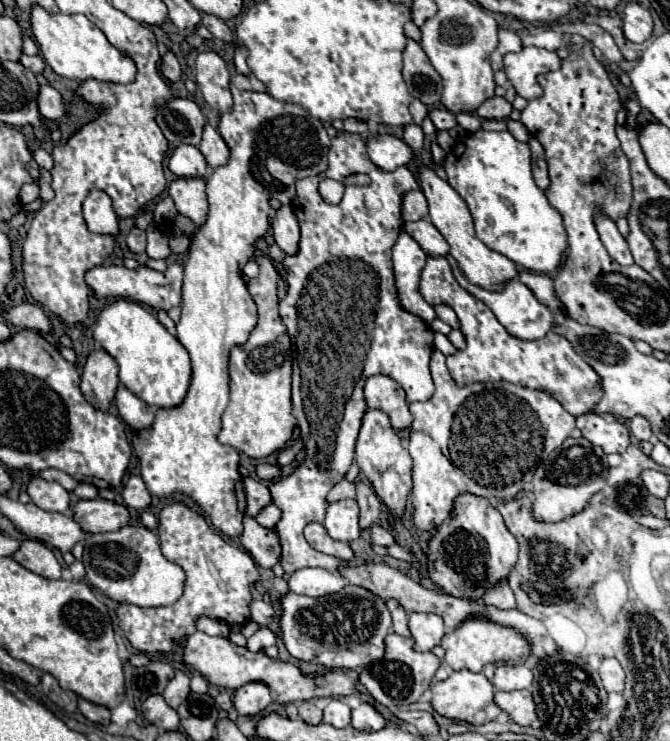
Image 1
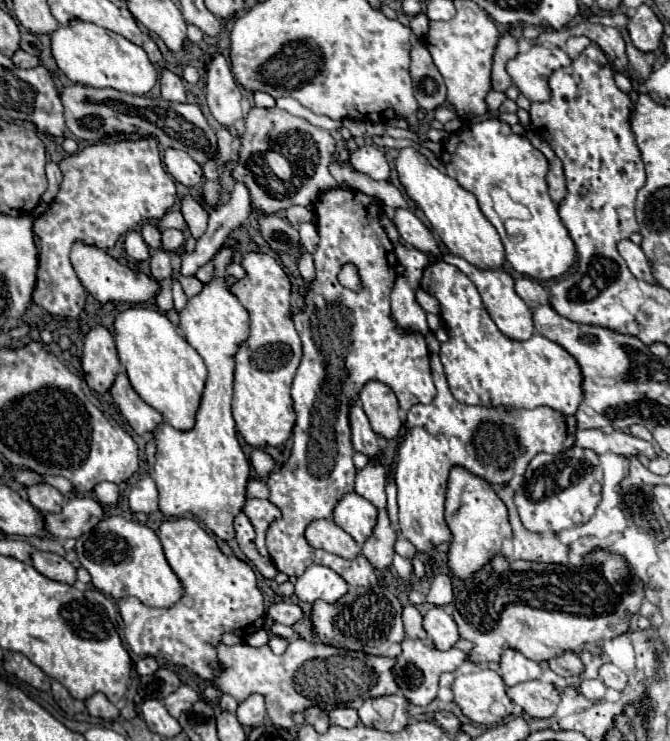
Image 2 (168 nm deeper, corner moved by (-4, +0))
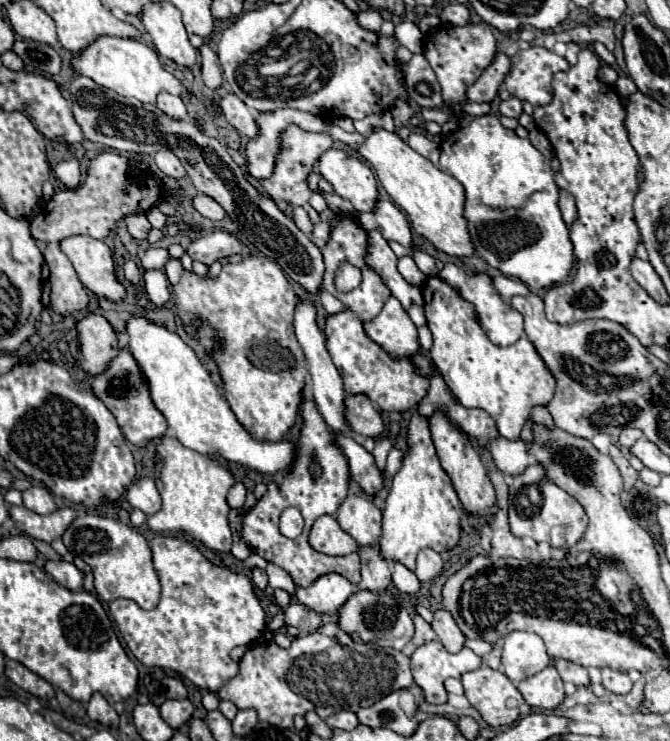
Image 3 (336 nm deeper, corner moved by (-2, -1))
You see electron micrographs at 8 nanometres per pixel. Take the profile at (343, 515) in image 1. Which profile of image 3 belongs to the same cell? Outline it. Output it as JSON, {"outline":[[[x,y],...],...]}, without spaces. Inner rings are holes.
{"outline":[[[350,493],[336,513],[338,525],[358,545],[372,545],[382,535],[382,511],[364,495]]]}

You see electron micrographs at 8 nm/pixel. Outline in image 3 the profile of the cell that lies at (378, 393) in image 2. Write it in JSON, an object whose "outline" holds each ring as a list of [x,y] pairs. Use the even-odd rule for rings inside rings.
{"outline":[[[348,395],[346,397],[346,417],[350,421],[352,431],[362,437],[380,439],[386,427],[380,409],[376,409],[370,397],[366,395]]]}

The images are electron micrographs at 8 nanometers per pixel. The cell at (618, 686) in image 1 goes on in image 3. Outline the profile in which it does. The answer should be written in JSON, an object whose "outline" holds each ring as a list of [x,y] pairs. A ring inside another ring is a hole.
{"outline":[[[604,667],[602,669],[602,685],[610,691],[610,693],[628,693],[632,689],[632,681],[626,673]]]}

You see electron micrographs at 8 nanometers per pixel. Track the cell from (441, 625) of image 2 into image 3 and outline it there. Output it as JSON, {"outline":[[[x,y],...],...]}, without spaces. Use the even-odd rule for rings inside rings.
{"outline":[[[440,609],[434,613],[434,621],[432,621],[432,629],[438,635],[438,641],[444,645],[446,651],[450,653],[458,653],[464,647],[466,637],[462,635],[462,631],[458,629],[456,621],[452,619],[452,615],[446,609]]]}

